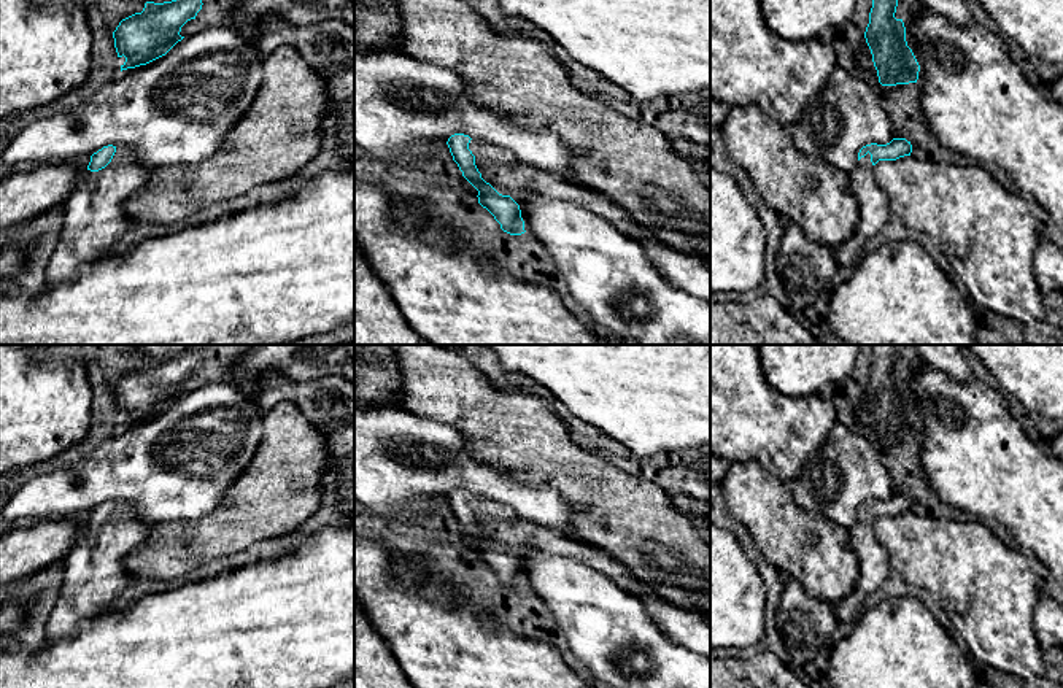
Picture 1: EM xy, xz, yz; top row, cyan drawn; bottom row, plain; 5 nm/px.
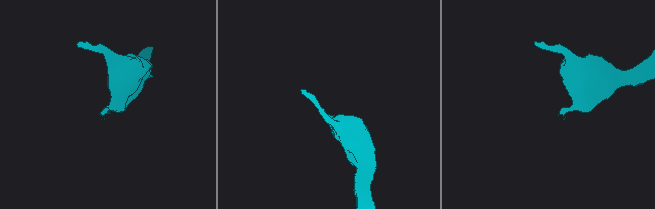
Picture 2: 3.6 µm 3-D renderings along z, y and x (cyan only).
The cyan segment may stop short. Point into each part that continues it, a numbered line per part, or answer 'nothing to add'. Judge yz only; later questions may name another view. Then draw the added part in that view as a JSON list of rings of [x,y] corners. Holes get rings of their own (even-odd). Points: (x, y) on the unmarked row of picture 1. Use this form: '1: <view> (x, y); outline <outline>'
1: yz (874, 568); outline [[[871,510],[861,513],[850,532],[850,548],[860,561],[860,577],[855,589],[834,605],[839,624],[852,626],[861,616],[863,602],[885,582],[890,564],[887,550],[876,539]]]

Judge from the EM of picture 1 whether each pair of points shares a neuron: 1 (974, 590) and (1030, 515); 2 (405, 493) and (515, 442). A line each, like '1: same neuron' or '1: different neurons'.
1: different neurons
2: different neurons

